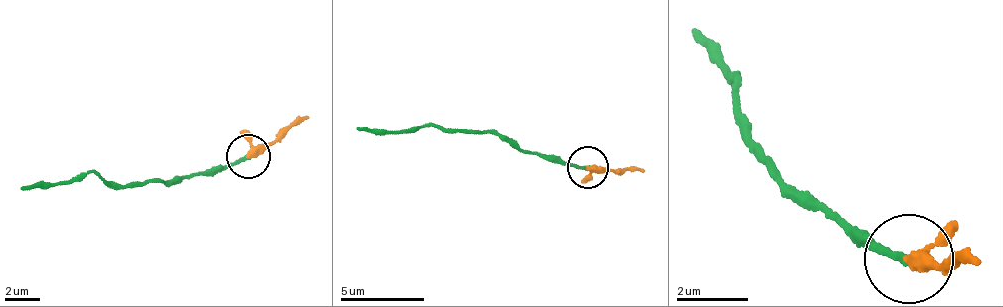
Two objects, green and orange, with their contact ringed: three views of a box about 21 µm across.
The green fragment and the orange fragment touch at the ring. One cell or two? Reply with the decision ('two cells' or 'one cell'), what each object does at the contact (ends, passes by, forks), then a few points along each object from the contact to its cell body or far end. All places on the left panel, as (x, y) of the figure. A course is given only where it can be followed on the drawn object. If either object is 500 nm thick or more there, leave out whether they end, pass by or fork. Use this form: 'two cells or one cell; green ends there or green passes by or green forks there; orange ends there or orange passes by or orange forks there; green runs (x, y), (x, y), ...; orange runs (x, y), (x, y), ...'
one cell; green ends there; orange passes by; green runs (249, 156), (177, 180), (108, 183), (95, 173), (19, 187); orange runs (249, 156), (309, 118)

